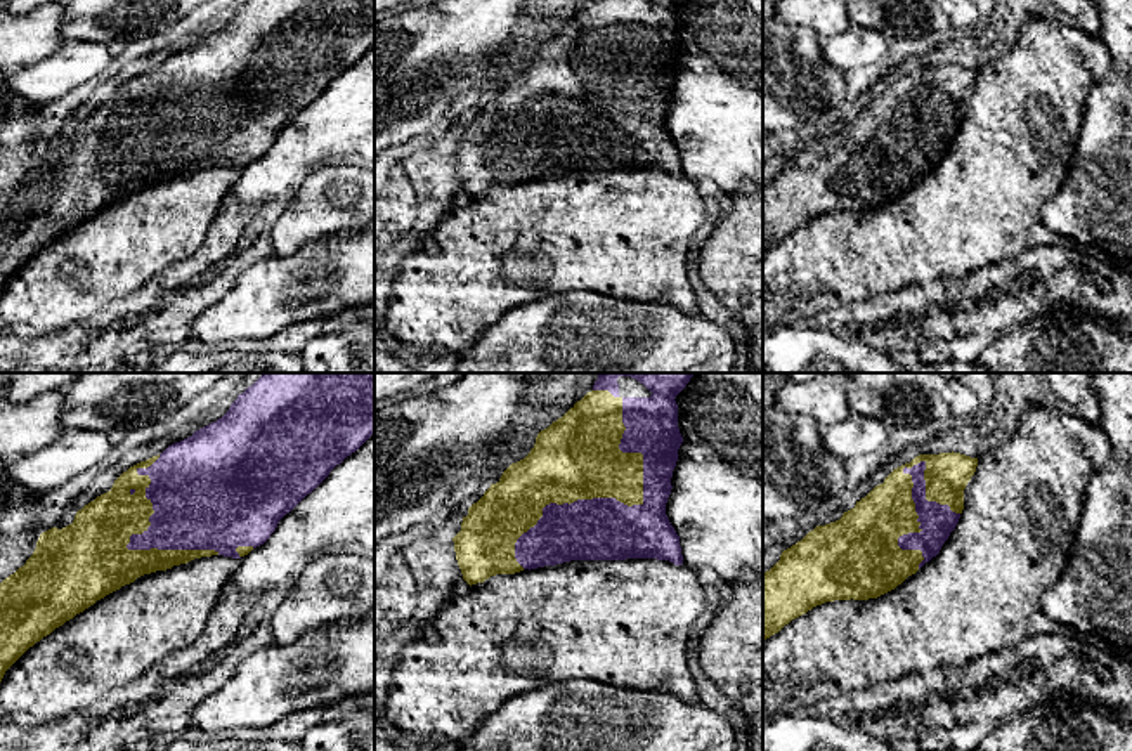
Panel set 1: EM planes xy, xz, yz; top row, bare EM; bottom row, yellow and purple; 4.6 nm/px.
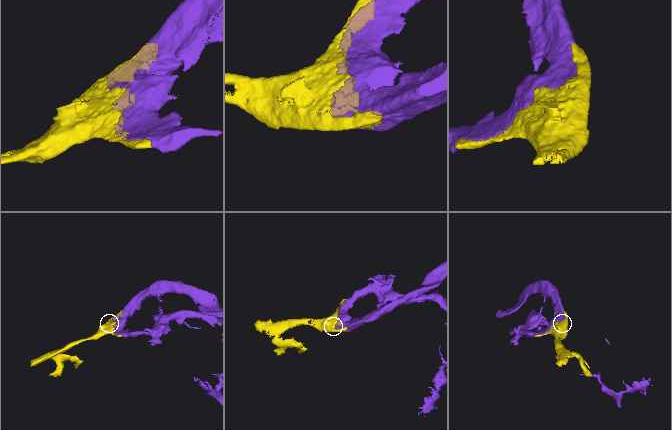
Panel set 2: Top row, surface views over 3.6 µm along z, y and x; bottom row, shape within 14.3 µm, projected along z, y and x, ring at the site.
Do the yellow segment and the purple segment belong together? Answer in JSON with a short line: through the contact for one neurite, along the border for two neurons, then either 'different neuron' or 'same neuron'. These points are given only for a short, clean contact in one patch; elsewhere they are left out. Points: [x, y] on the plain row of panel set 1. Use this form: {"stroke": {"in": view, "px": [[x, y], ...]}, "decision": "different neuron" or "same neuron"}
{"decision": "same neuron"}

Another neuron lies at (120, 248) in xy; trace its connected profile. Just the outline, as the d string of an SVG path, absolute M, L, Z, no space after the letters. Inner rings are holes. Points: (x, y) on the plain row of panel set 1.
M211 167L137 189L29 258L0 293L0 317L24 340L52 336L189 258L205 241L241 170Z

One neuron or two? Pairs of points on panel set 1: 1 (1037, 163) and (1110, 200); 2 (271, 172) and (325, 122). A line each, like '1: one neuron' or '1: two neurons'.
1: two neurons
2: one neuron

